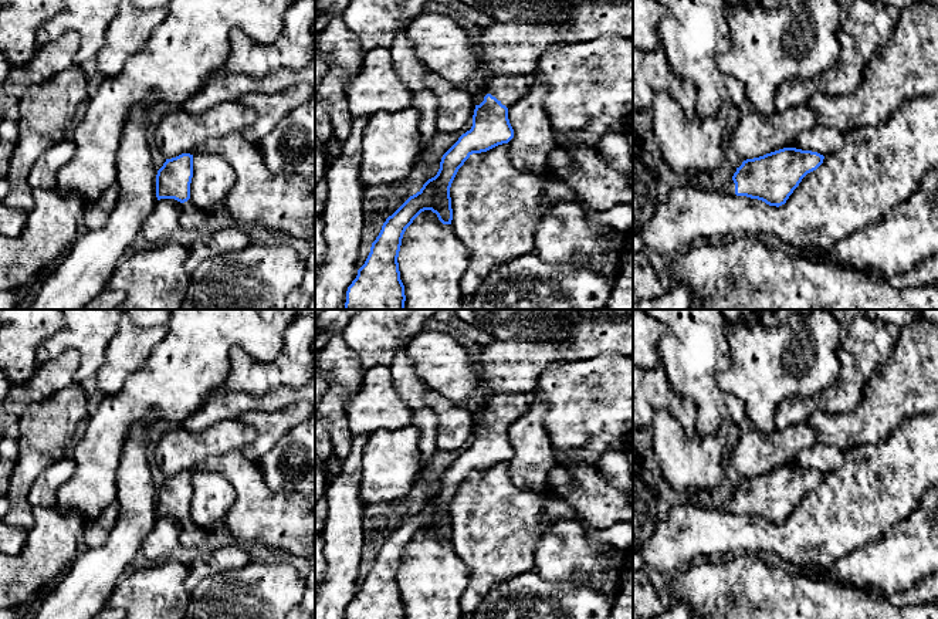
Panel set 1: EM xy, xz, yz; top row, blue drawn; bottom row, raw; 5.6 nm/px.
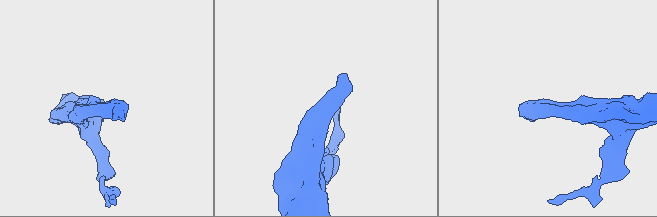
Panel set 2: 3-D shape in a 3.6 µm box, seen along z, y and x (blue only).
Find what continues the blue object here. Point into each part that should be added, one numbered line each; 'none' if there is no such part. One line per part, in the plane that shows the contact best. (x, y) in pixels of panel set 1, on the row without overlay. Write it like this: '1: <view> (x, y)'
1: xz (508, 408)

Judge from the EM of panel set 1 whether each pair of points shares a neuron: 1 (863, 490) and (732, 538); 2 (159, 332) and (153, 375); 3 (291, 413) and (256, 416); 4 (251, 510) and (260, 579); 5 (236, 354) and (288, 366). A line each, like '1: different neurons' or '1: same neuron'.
1: same neuron
2: different neurons
3: same neuron
4: different neurons
5: same neuron

